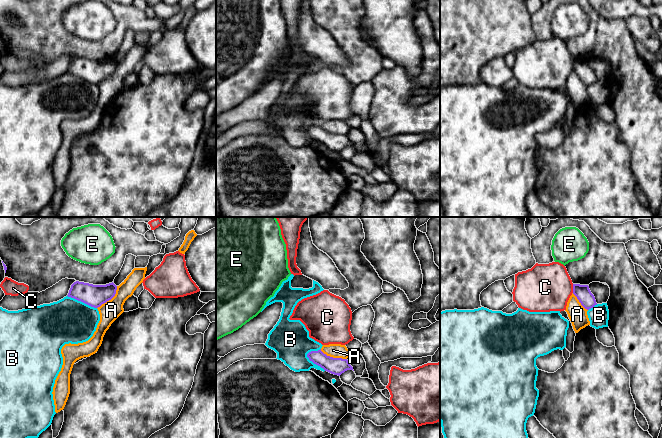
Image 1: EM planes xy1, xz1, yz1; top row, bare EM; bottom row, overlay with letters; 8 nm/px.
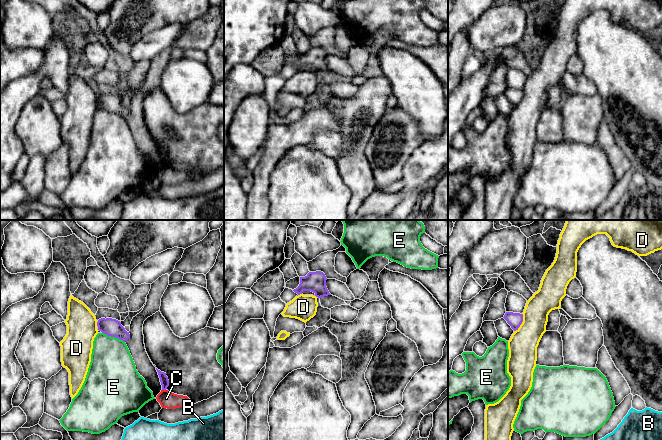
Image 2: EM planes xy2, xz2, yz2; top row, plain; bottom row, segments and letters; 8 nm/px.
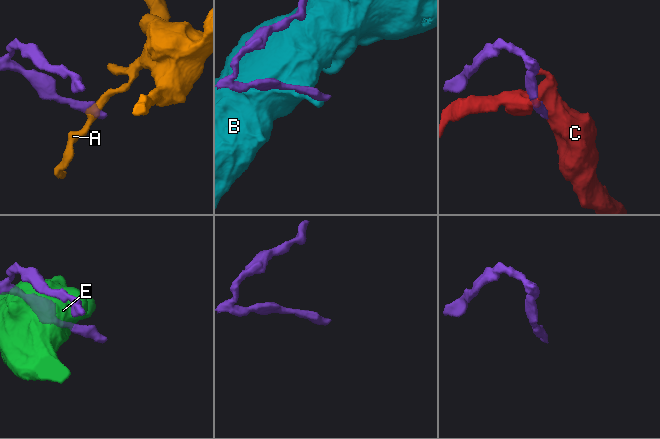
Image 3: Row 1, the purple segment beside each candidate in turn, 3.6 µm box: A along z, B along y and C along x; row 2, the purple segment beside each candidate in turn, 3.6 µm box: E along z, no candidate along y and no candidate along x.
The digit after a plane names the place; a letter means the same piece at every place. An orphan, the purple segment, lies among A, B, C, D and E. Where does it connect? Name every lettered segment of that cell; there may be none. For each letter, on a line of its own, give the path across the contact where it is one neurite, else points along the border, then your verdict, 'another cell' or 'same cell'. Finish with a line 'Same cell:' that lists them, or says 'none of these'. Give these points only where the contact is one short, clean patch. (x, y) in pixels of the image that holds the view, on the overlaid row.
A: border along xy1 (117, 286), (116, 293), (97, 308); another cell
B: another cell
C: another cell
D: border along yz2 (522, 313), (522, 323), (514, 331); another cell
E: another cell
Same cell: none of these

